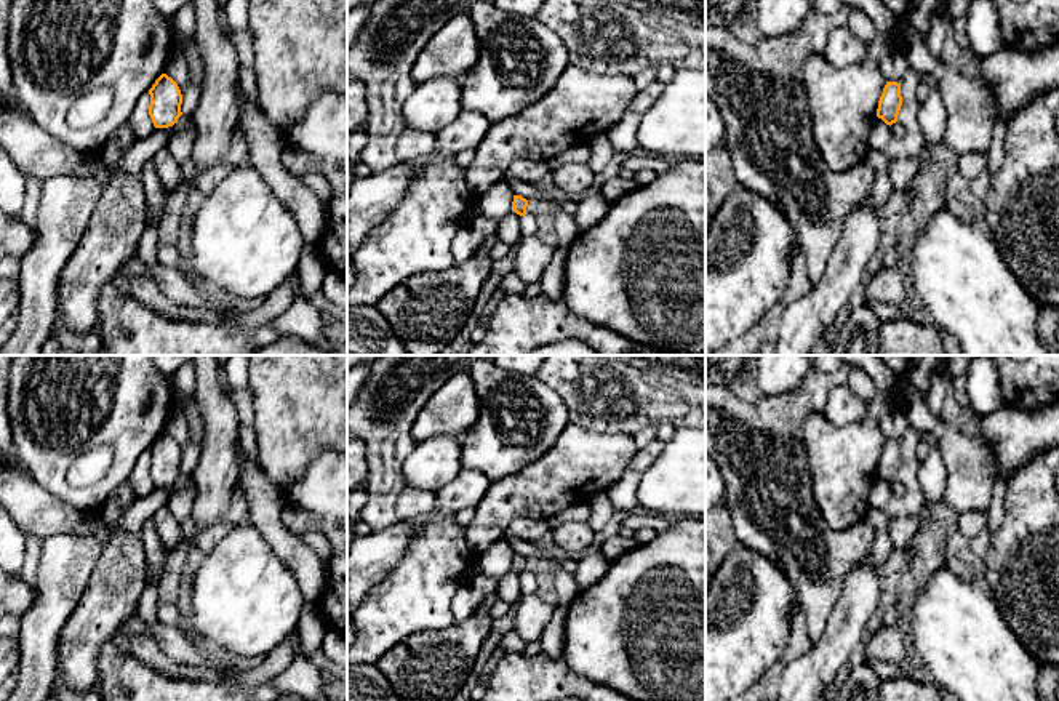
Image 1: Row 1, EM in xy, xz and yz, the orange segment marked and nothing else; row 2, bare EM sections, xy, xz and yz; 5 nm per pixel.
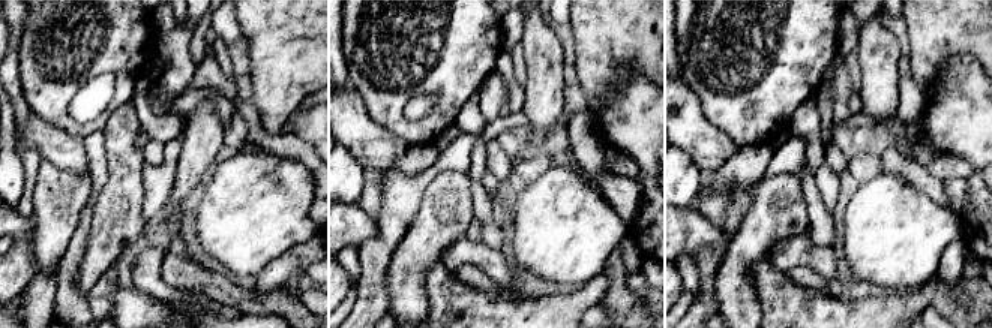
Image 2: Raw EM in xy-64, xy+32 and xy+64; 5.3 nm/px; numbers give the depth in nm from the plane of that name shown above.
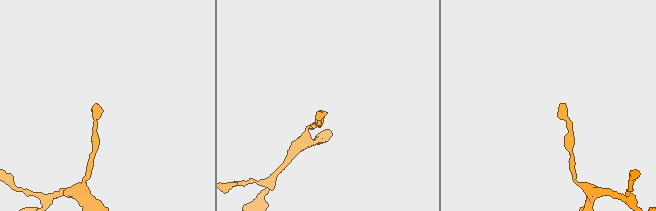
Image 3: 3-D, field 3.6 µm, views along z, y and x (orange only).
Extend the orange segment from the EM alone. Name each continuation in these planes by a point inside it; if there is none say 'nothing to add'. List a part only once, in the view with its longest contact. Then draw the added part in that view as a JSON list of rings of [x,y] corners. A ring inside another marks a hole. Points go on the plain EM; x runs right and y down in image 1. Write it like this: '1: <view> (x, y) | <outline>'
nothing to add

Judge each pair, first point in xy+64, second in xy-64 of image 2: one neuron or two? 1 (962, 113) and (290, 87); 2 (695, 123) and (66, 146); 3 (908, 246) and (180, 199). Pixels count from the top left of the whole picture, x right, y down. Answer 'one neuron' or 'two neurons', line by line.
1: two neurons
2: one neuron
3: two neurons

